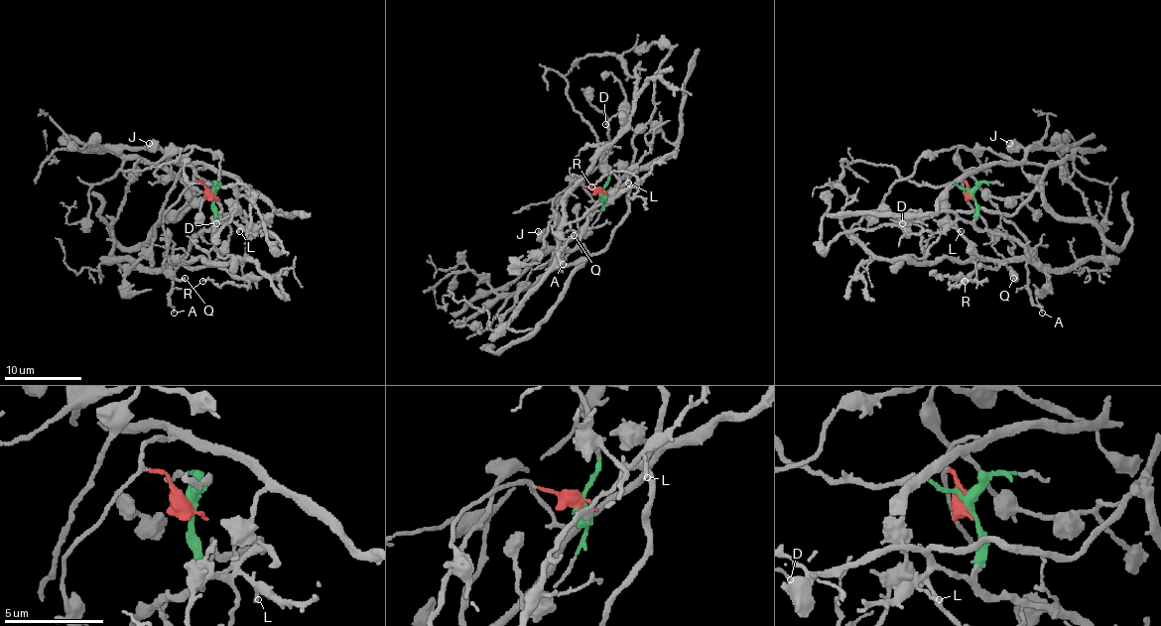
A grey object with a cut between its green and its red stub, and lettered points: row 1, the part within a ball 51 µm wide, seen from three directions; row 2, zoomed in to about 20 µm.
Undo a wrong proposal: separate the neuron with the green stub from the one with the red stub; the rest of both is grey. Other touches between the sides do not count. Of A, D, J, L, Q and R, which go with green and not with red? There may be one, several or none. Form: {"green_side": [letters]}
{"green_side": ["A", "D", "L", "R"]}

